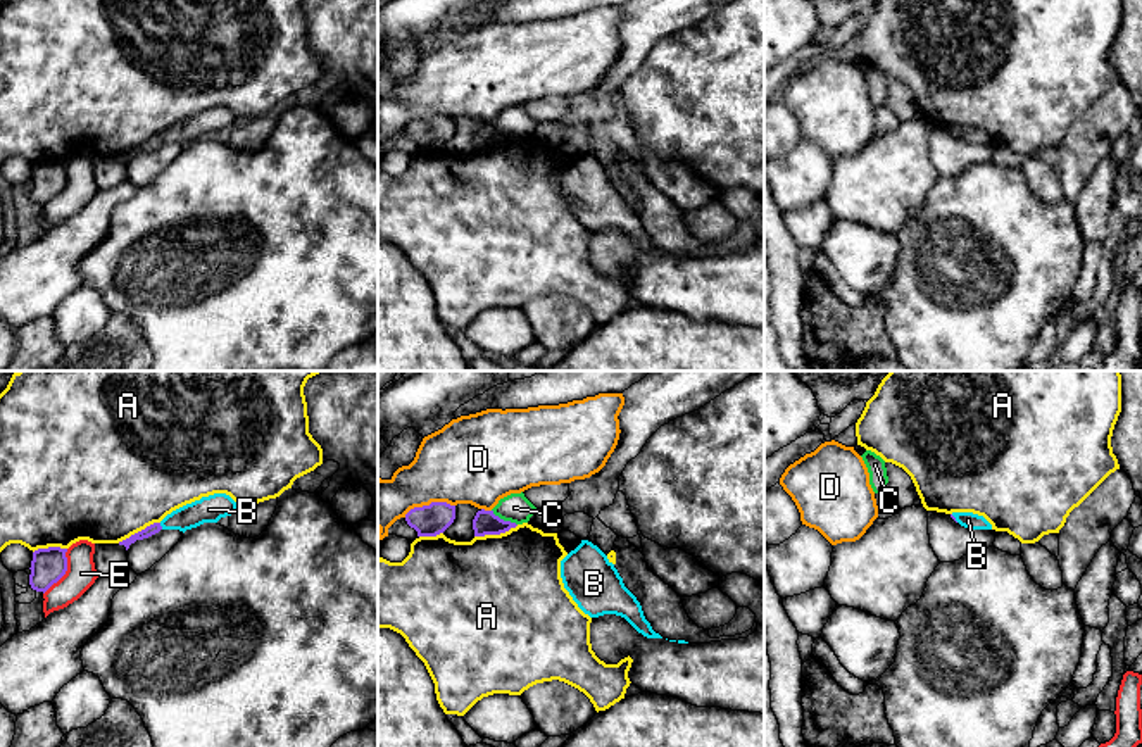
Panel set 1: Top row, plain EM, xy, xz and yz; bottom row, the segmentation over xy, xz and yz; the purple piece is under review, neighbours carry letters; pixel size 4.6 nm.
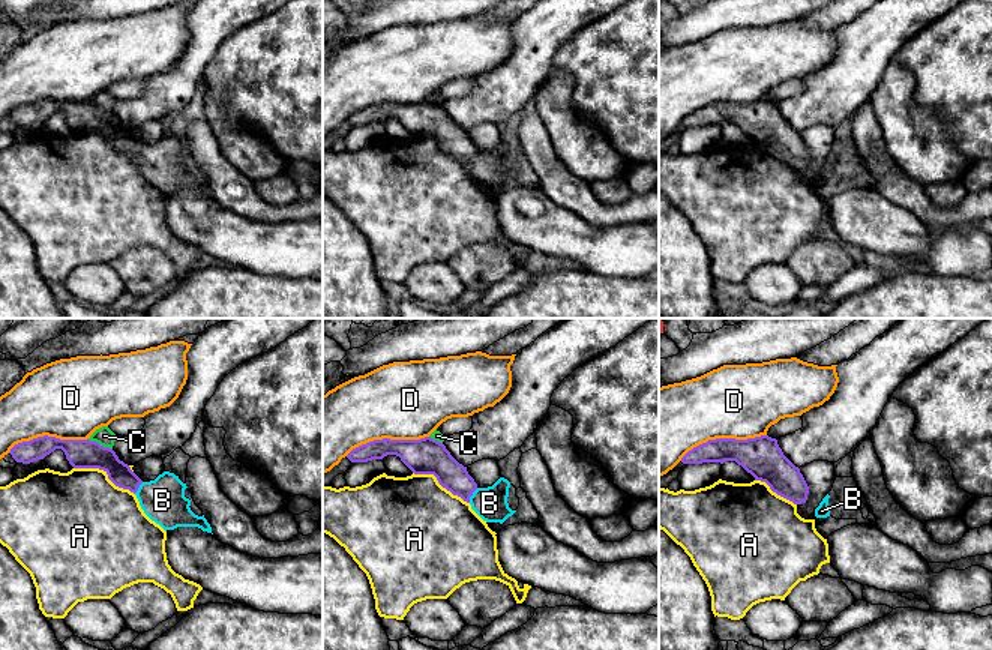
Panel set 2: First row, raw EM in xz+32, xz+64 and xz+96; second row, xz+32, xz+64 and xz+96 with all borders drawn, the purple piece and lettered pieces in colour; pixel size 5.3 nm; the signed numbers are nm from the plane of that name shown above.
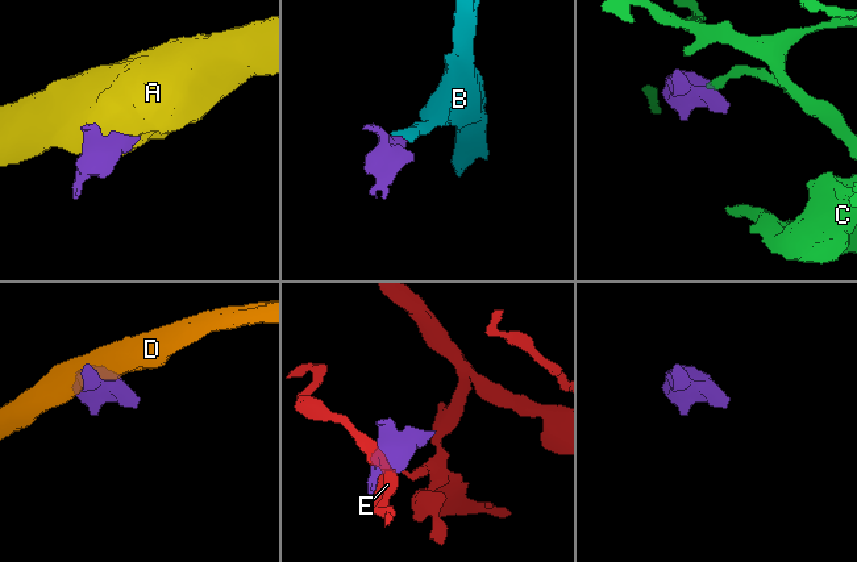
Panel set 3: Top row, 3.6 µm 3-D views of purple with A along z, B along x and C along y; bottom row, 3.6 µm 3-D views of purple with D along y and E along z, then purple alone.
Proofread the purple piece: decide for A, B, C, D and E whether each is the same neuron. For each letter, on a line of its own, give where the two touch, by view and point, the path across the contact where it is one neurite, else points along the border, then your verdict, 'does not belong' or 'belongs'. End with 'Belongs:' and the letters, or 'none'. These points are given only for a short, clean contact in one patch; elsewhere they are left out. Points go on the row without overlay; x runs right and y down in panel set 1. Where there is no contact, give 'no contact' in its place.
A: contact xz (495, 147); does not belong
B: contact xy (161, 140); way xy (154, 142), (161, 140), (209, 123); belongs
C: contact xz (502, 133); border xz (492, 123), (501, 131), (516, 138); does not belong
D: contact xz (430, 118); does not belong
E: contact xy (66, 183); does not belong
Belongs: B

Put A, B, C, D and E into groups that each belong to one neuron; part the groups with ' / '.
A / B / C / D / E

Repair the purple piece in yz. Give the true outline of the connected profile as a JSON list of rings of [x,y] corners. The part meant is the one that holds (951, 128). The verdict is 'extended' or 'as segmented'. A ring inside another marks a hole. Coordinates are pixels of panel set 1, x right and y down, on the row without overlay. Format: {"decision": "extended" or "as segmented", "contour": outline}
{"decision": "extended", "contour": [[[952,126],[951,131],[968,143],[992,143],[992,138],[973,126]]]}

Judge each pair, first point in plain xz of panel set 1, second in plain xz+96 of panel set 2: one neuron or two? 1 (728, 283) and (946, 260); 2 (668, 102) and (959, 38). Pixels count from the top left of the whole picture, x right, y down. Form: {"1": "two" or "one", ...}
{"1": "one", "2": "one"}

